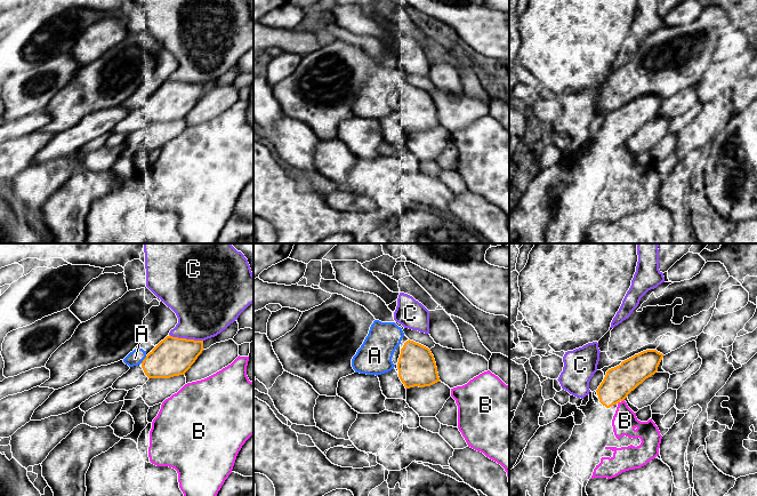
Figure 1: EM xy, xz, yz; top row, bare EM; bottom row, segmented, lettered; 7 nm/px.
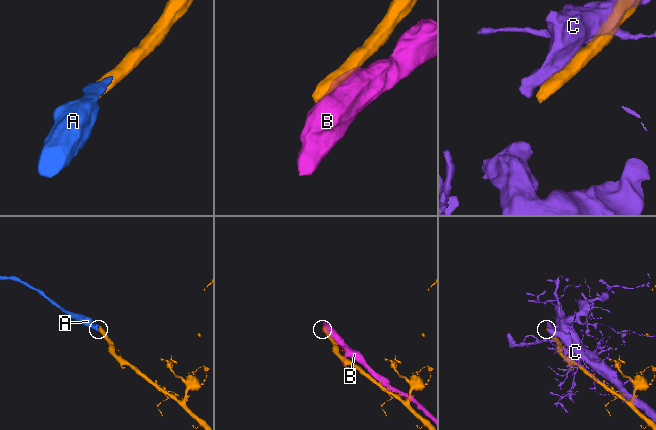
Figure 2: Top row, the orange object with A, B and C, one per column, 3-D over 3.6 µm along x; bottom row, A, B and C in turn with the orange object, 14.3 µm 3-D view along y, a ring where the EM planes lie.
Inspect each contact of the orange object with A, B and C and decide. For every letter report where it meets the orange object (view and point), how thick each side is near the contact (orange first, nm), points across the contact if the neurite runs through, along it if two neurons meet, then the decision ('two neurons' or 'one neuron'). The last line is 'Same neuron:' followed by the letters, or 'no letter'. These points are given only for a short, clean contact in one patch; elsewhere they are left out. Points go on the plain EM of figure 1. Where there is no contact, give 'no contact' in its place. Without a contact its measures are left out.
A: contact xy (144, 103); calibres 280 and 110 nm; one neuron
B: contact yz (622, 144); calibres 220 and 170 nm; two neurons
C: contact xy (185, 82); calibres 280 and 400 nm; two neurons
Same neuron: A

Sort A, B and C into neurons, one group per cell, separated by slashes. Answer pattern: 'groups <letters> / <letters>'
groups A / B / C

